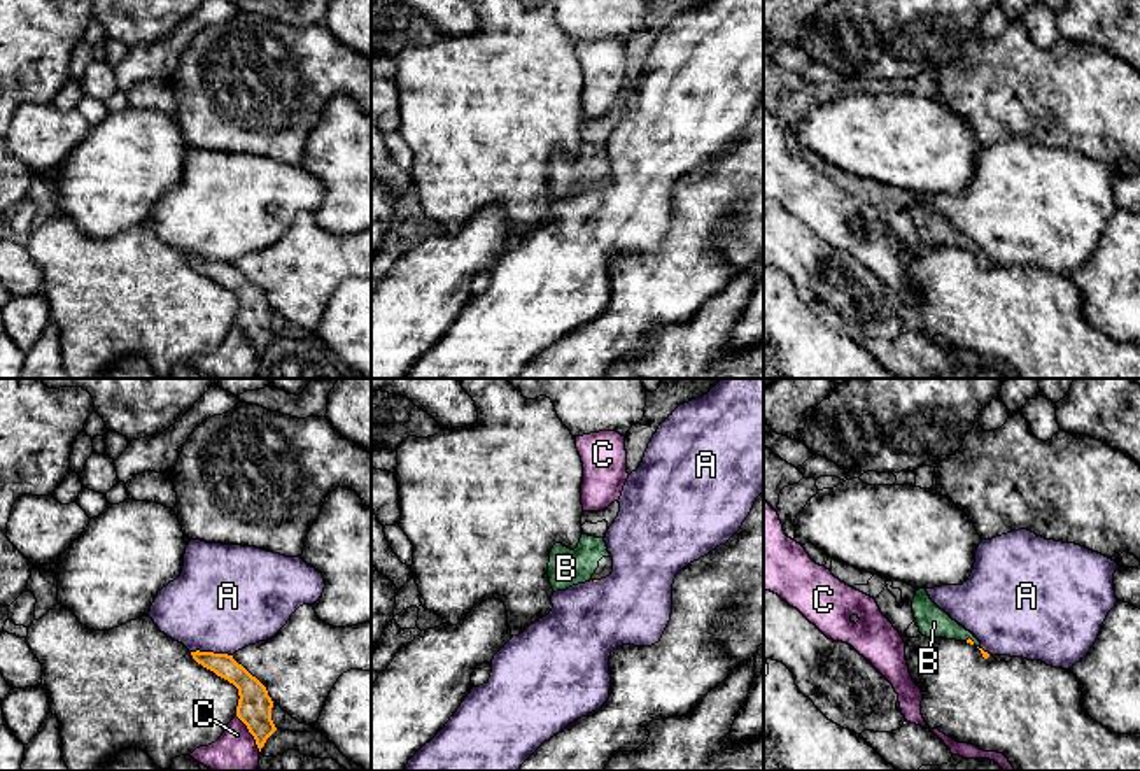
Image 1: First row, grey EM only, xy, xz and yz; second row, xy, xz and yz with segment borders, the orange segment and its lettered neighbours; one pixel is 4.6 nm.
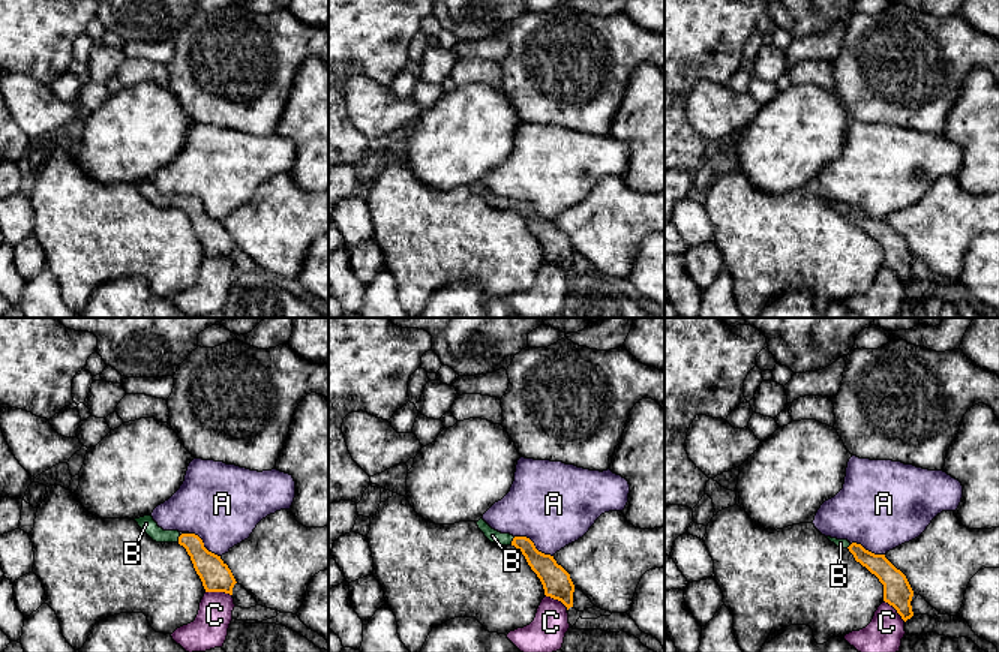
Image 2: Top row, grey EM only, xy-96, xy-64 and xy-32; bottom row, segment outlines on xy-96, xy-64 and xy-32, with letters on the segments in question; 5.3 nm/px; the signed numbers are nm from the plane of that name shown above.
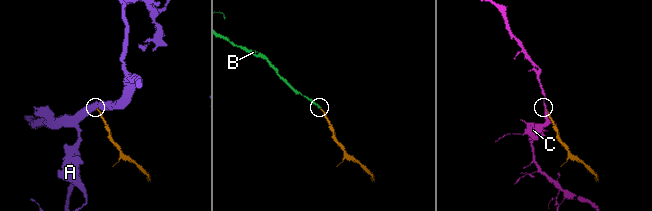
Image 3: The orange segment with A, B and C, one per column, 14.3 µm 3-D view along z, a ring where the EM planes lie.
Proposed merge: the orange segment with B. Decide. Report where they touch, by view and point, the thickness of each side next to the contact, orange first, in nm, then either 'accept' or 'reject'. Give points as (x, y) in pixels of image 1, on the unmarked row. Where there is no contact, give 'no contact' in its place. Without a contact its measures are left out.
meets orange in yz at (971, 247); 20 nm thick on the orange side, 140 nm on the other; accept

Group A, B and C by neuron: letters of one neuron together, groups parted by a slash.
A / B / C

